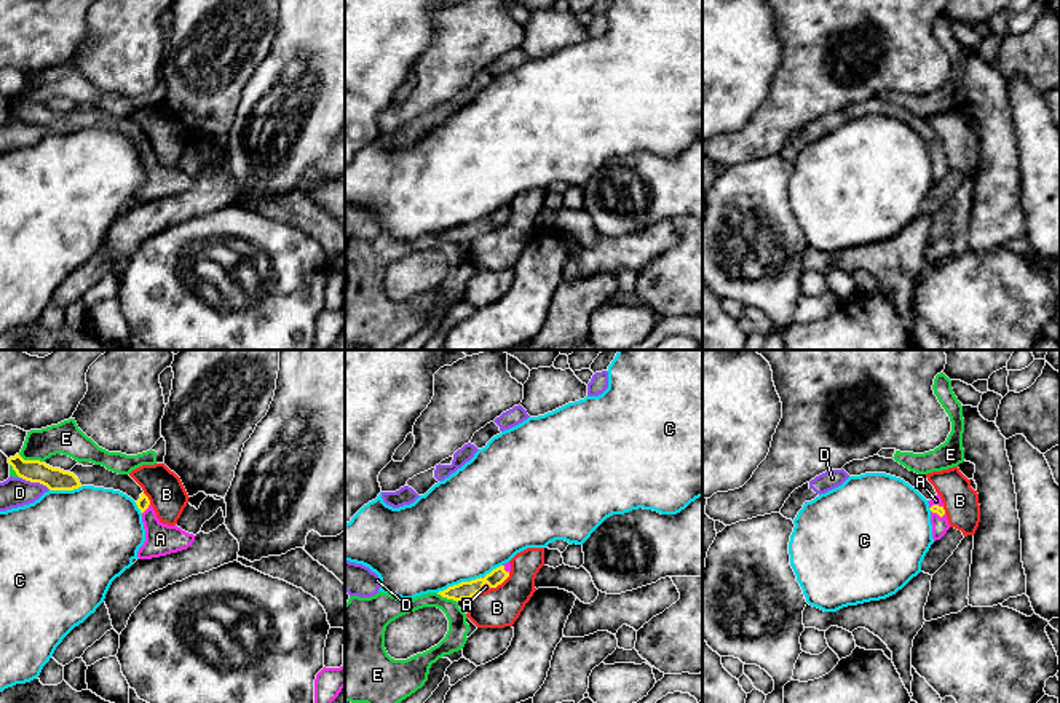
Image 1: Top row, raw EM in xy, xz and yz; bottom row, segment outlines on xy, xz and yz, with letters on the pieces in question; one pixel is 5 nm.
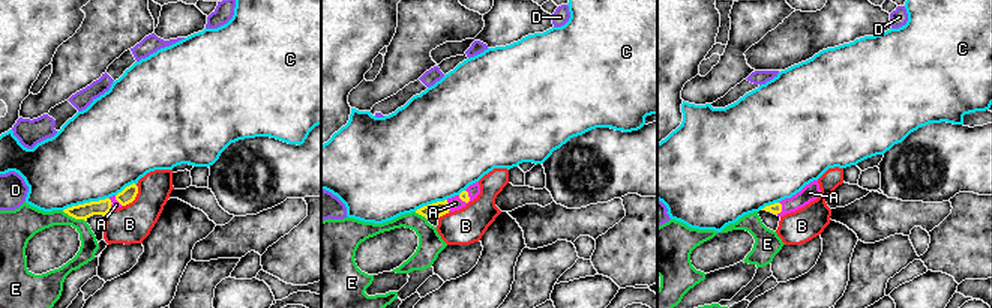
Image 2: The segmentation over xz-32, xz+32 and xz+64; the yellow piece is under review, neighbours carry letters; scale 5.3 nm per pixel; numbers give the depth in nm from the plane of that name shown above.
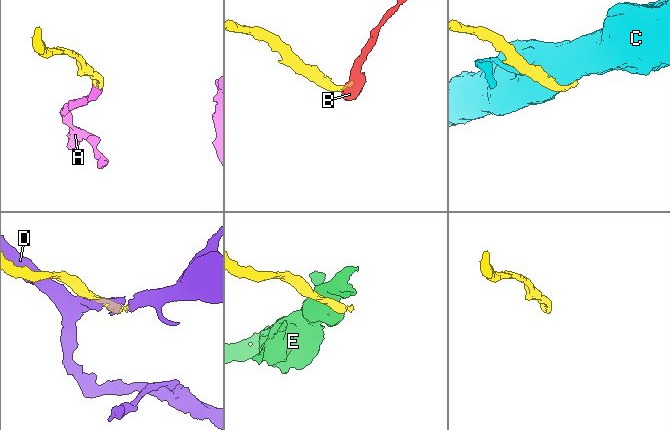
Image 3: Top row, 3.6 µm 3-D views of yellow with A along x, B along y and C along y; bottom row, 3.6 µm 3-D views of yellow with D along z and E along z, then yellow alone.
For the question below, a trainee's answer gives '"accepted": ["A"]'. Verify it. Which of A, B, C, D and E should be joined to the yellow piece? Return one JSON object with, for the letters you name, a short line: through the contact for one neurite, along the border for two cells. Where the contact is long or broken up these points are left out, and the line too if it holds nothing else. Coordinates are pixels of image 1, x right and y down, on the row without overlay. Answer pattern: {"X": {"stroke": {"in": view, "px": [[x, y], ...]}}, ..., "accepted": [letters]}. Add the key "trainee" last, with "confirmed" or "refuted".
{"A": {"stroke": {"in": "xy", "px": [[142, 146], [147, 149], [149, 162], [160, 181]]}}, "accepted": ["A"], "trainee": "confirmed"}

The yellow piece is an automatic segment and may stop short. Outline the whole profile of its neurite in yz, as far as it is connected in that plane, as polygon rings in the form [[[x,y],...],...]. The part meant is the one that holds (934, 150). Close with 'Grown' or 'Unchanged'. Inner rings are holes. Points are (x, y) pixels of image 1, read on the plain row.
[[[934,137],[929,144],[932,181],[940,182],[950,171],[940,137]]]. Grown

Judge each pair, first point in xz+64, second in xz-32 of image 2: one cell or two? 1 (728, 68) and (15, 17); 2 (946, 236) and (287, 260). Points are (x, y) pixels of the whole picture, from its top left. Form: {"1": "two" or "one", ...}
{"1": "two", "2": "one"}

